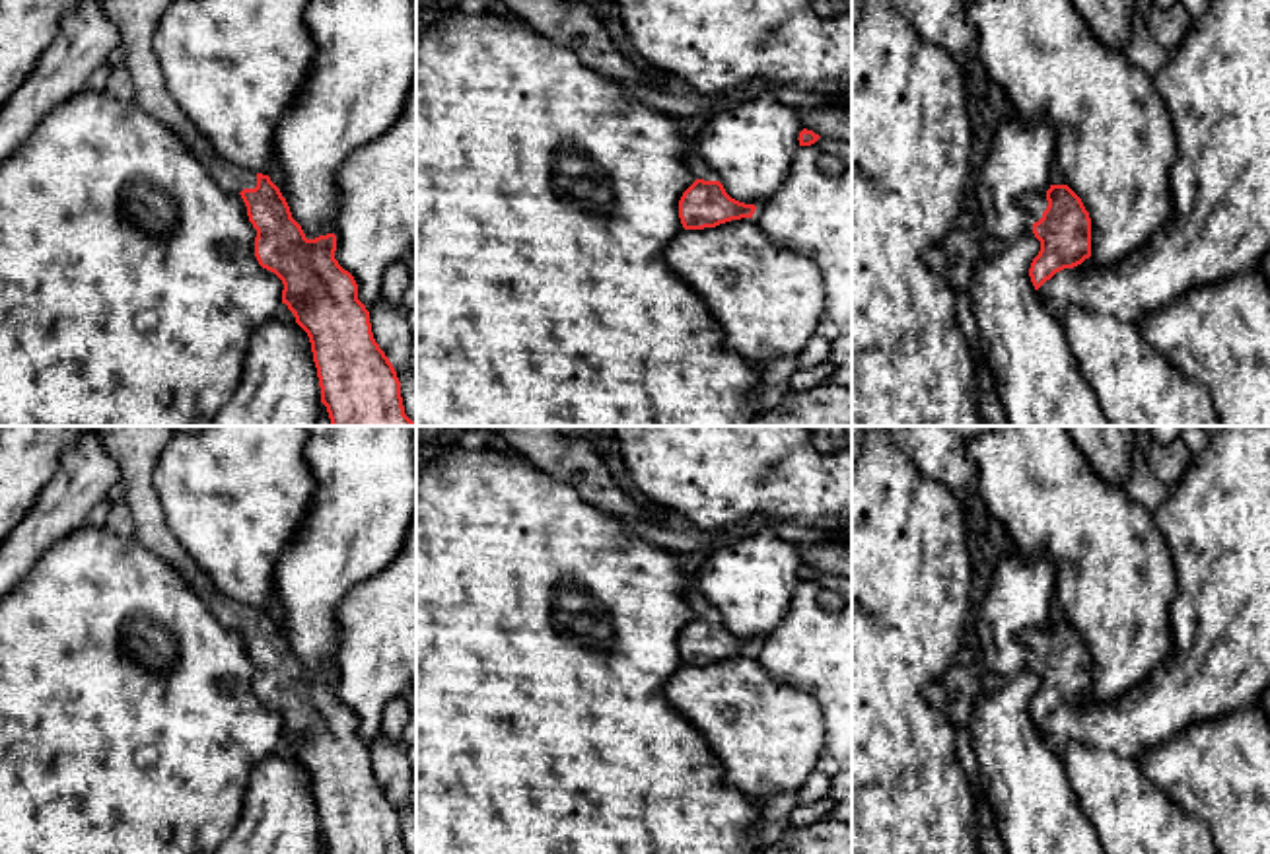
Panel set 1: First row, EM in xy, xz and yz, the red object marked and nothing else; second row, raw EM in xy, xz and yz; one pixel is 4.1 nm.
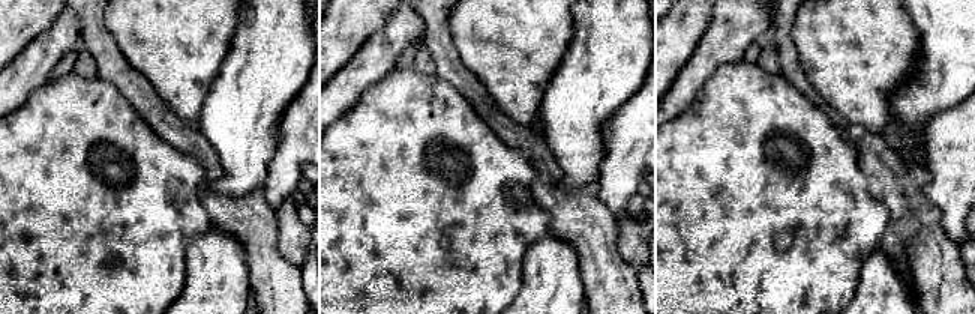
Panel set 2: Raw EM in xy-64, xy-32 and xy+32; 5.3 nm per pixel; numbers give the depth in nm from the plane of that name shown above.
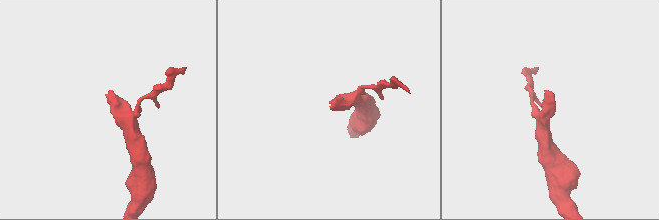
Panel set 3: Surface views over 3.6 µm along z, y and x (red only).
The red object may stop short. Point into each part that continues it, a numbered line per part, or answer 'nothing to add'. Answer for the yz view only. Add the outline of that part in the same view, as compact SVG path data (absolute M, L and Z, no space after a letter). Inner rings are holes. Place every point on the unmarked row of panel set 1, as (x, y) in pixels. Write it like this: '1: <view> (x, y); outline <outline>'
1: yz (1035, 639); outline M1031 628L1019 634L1019 640L1029 648L1033 658L1039 658L1042 654L1042 648L1048 642L1044 628Z

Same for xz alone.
1: xz (701, 605); outline M692 587L688 591L688 603L694 615L718 617L718 609L704 597L704 593L698 587Z

